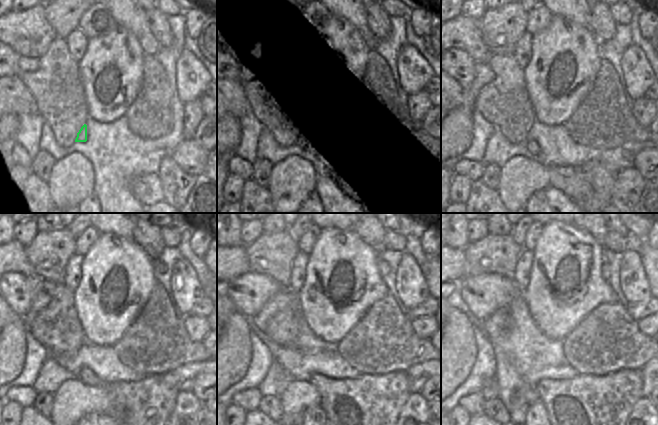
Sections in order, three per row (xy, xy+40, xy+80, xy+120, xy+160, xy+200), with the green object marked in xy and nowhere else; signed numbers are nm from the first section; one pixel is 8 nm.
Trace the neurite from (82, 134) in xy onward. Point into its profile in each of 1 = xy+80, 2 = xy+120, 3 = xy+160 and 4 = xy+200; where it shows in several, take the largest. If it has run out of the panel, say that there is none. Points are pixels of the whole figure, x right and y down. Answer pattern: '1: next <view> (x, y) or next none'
1: next xy+80 (532, 146)
2: next xy+120 (141, 409)
3: next xy+160 (365, 410)
4: next xy+200 (590, 412)

